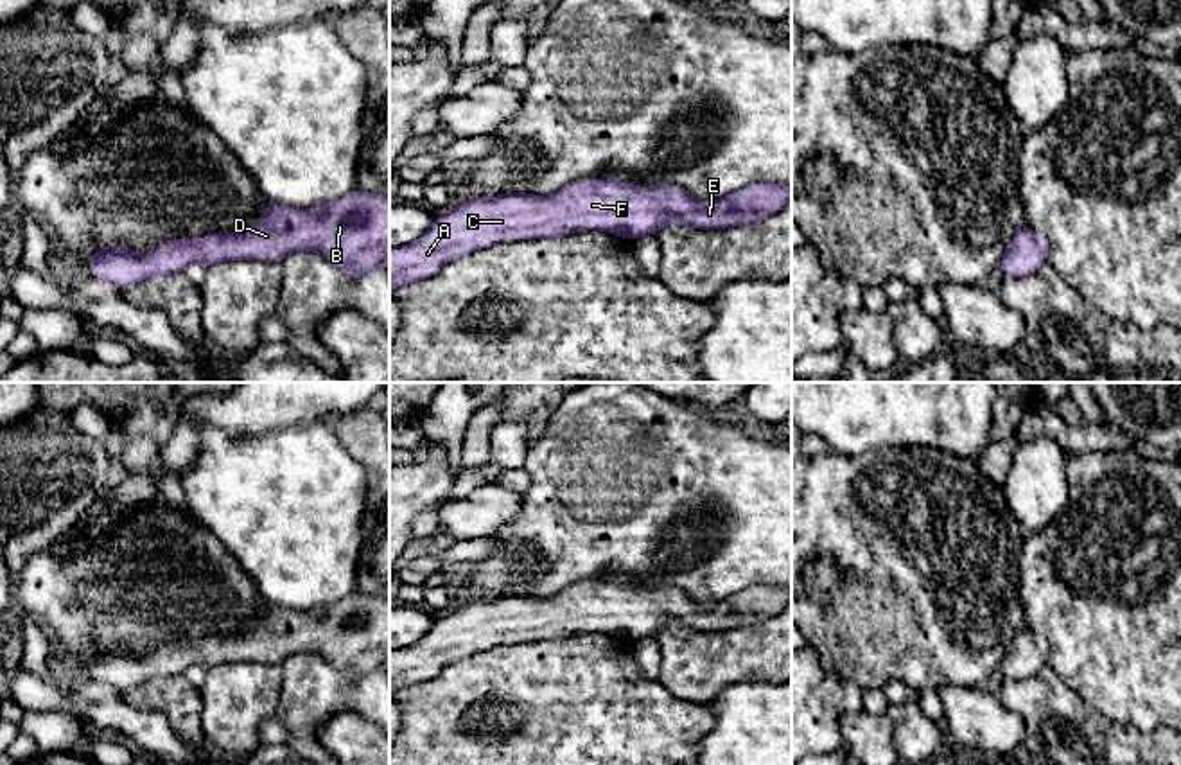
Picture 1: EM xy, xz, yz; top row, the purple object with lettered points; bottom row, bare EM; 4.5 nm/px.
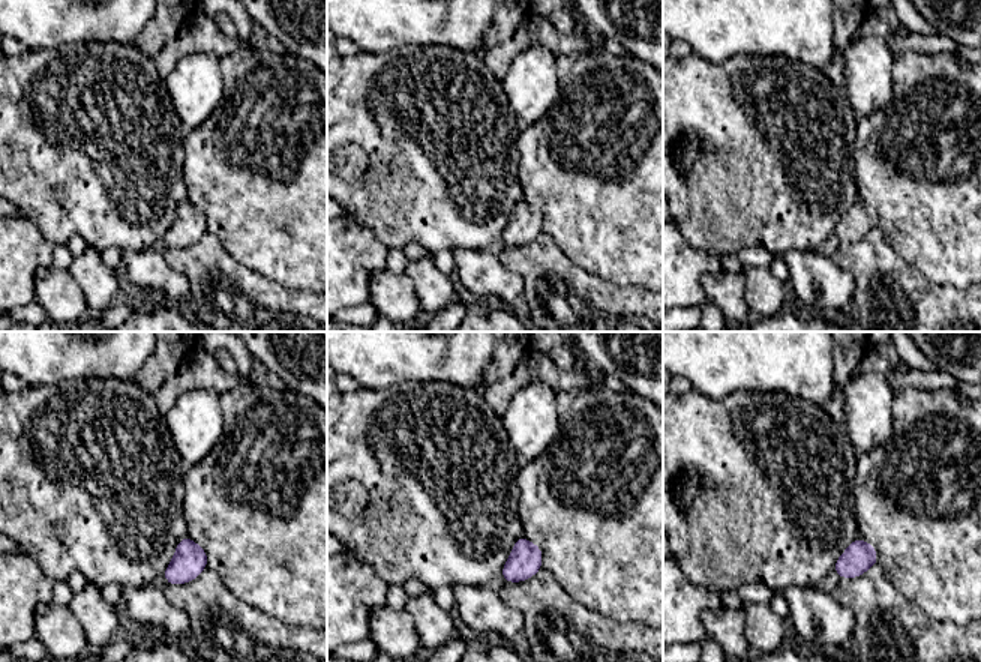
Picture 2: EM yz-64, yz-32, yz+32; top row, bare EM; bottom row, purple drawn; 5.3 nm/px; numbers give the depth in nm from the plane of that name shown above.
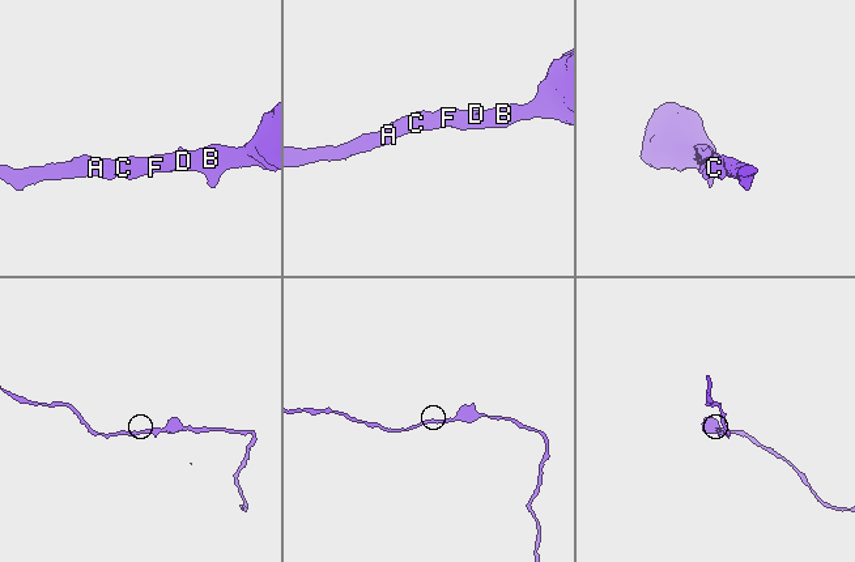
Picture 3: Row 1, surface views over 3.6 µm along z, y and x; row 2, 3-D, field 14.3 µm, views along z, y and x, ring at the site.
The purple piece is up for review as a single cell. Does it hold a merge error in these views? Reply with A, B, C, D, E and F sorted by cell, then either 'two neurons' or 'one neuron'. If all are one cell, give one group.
groups A B C D E F; one neuron

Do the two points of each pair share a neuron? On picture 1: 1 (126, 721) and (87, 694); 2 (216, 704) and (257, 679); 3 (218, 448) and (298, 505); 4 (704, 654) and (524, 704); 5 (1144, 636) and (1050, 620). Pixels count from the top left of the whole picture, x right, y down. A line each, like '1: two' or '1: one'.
1: one
2: one
3: one
4: two
5: one

